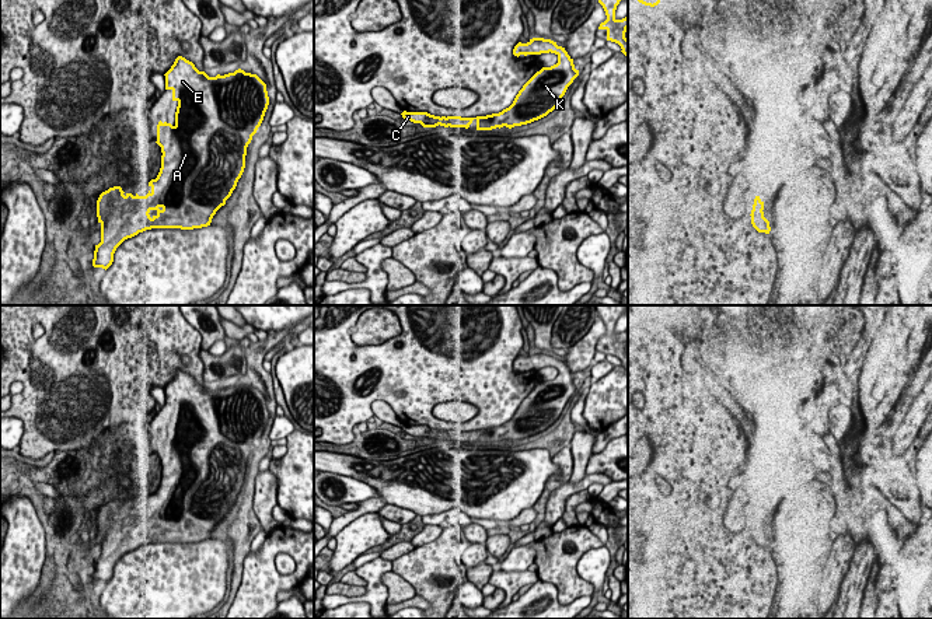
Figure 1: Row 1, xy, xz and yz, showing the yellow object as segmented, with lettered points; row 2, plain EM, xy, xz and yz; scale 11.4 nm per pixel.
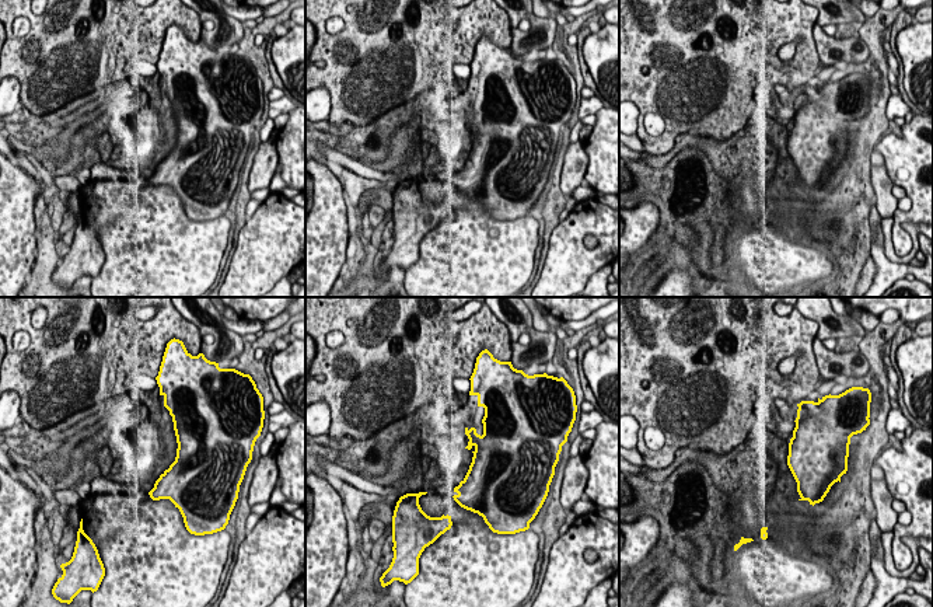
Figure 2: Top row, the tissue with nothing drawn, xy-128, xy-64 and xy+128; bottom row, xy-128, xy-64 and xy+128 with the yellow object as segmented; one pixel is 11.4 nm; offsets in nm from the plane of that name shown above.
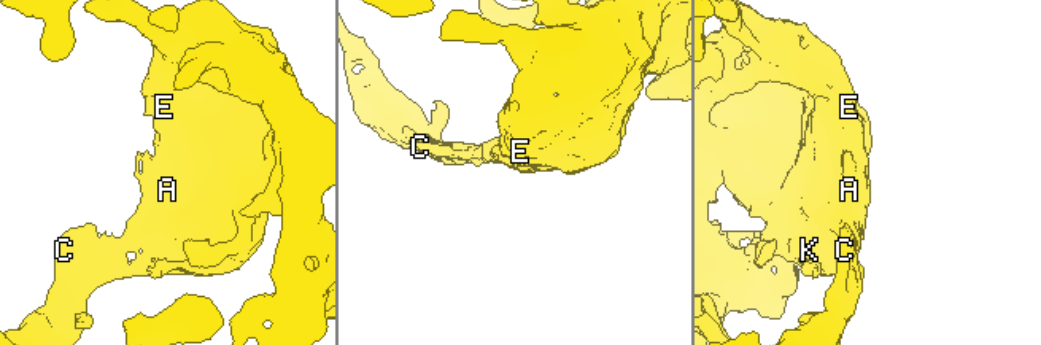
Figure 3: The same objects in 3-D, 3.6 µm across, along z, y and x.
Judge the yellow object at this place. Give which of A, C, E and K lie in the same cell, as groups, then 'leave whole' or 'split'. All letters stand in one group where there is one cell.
groups A C E K; leave whole

